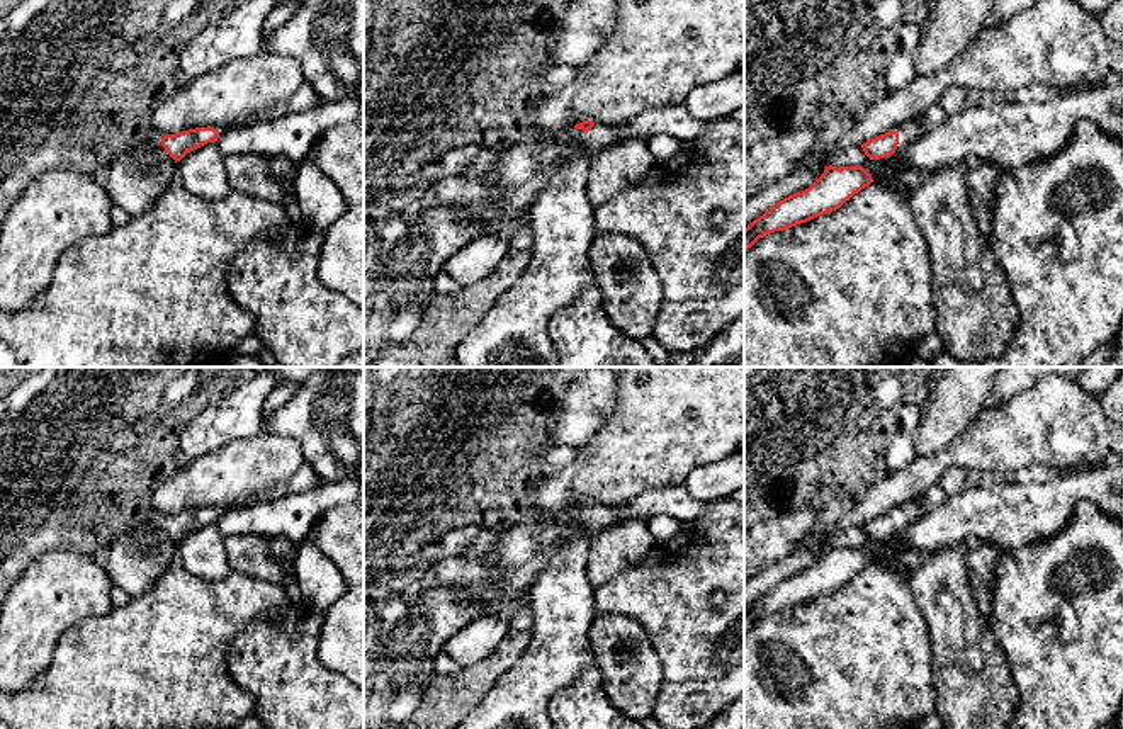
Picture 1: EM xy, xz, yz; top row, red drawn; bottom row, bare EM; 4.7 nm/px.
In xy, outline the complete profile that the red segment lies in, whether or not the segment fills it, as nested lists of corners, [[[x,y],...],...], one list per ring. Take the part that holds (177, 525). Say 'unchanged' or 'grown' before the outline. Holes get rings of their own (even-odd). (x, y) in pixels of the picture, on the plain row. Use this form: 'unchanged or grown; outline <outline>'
grown; outline [[[207,506],[207,508],[195,508],[177,515],[163,515],[160,511],[151,513],[150,523],[163,528],[175,544],[180,542],[187,534],[207,525],[216,523],[219,513]]]

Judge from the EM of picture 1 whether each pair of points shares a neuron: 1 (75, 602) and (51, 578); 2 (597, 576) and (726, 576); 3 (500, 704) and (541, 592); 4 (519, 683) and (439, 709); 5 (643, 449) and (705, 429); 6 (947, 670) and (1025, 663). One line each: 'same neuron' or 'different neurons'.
1: same neuron
2: different neurons
3: same neuron
4: different neurons
5: same neuron
6: different neurons

